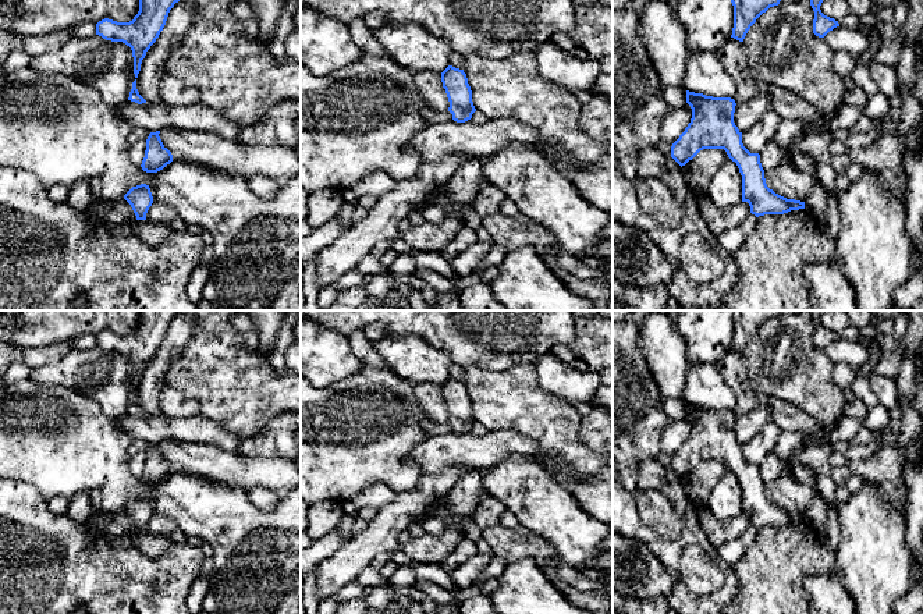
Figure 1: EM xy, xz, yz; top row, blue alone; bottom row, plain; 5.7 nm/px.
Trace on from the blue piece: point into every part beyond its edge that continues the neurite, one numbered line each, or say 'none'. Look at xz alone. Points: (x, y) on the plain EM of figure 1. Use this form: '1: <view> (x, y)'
none

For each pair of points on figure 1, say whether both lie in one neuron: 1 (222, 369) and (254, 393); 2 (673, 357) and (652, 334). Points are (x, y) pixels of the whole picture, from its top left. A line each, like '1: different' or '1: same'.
1: same
2: same

